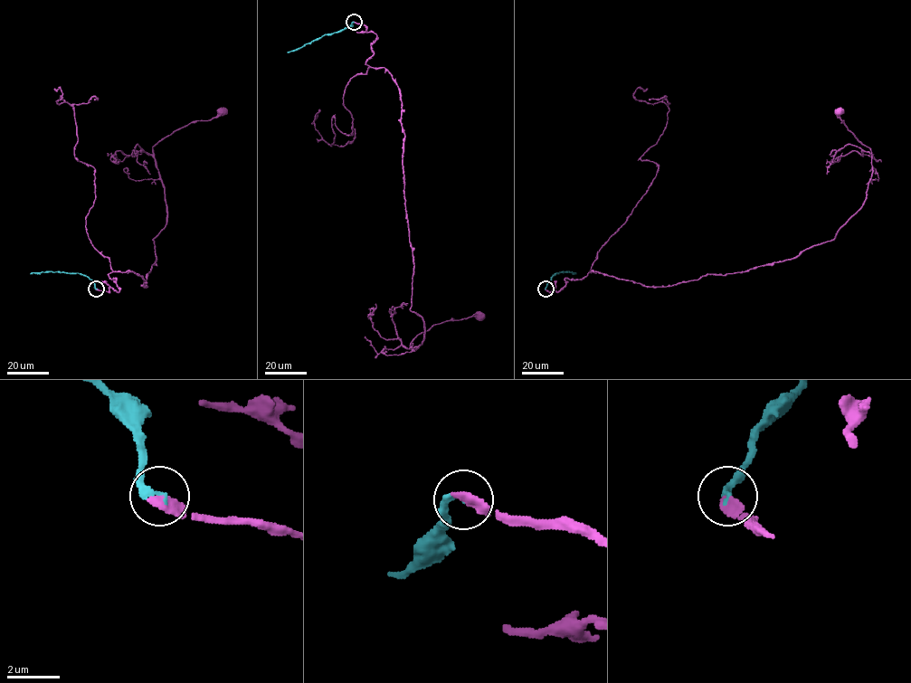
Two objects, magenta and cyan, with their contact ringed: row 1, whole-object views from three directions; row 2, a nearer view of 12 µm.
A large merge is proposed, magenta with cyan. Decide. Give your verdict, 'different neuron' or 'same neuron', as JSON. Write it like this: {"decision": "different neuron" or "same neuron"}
{"decision": "same neuron"}

